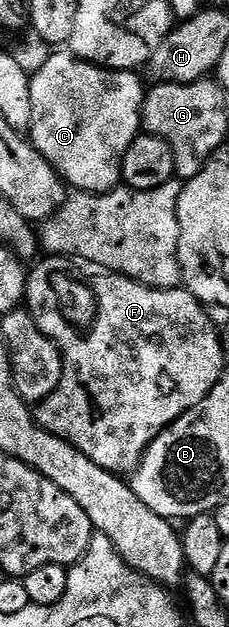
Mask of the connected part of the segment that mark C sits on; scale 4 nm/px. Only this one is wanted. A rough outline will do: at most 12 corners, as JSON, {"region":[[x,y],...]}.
{"region":[[57,50],[31,76],[28,139],[78,192],[122,183],[136,71]]}

